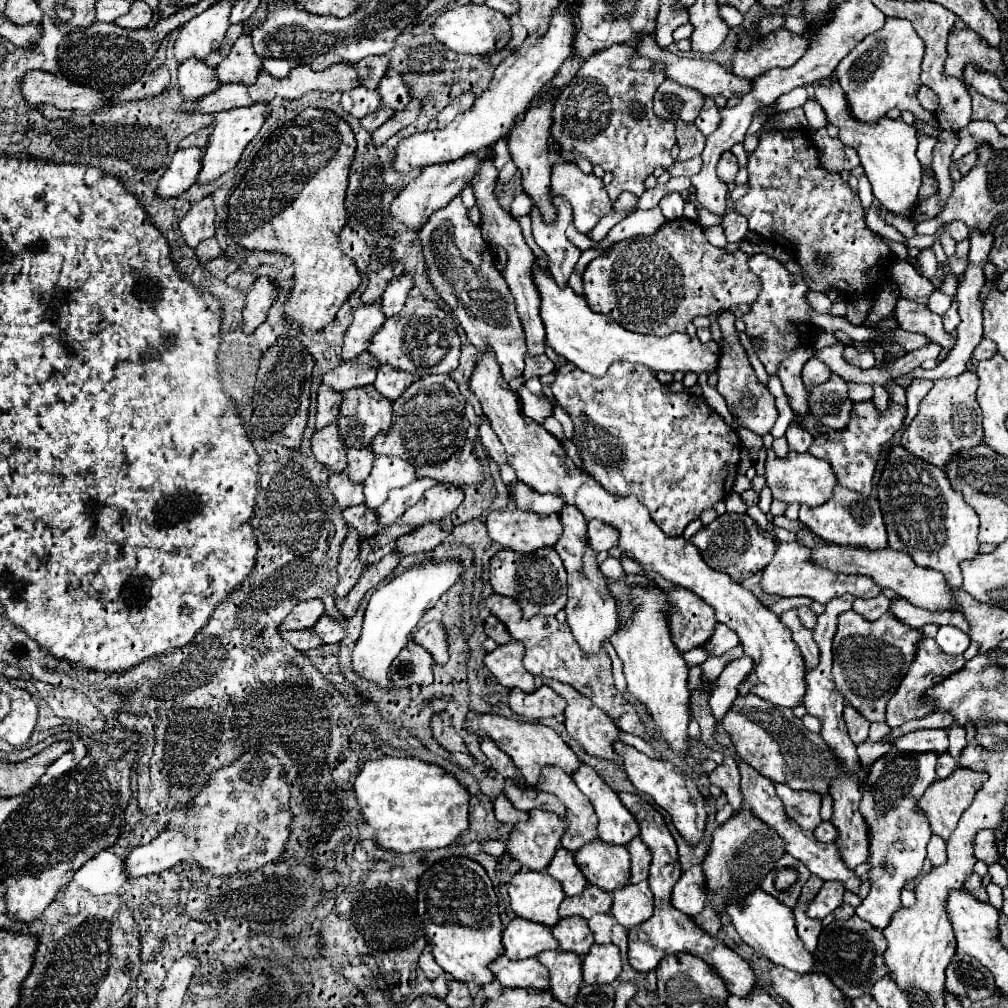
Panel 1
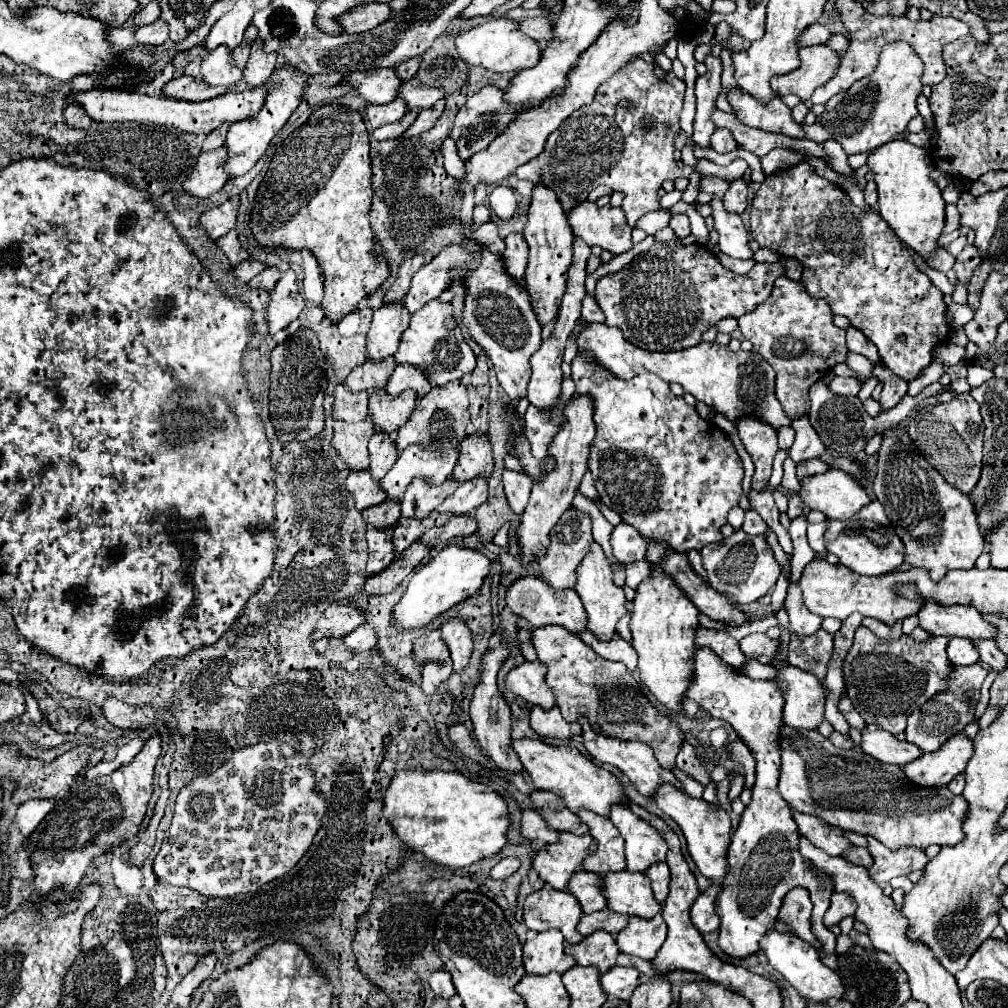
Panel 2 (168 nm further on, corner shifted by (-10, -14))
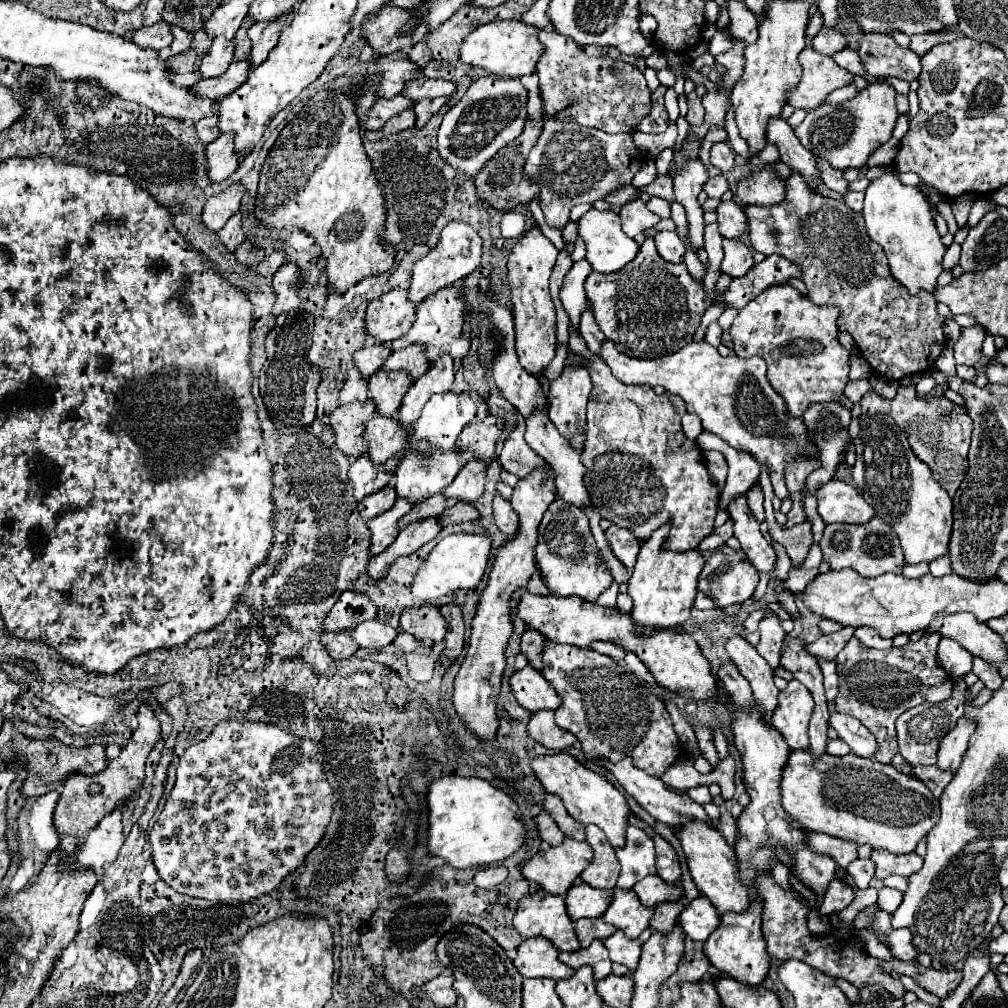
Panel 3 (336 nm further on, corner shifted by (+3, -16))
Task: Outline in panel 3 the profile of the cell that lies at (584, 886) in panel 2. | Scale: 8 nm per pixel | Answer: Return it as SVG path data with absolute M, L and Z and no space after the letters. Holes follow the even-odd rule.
M574 884L566 892L566 908L572 920L580 918L598 918L608 908L612 900L612 890L590 888L588 884Z

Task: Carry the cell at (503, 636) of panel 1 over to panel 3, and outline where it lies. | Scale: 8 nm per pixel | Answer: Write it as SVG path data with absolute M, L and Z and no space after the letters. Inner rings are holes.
M528 628L528 630L522 634L520 652L522 652L522 654L528 658L528 664L530 664L530 666L534 666L536 670L540 670L540 668L542 668L540 652L542 652L544 642L546 642L546 638L544 638L540 632L532 630L532 628Z

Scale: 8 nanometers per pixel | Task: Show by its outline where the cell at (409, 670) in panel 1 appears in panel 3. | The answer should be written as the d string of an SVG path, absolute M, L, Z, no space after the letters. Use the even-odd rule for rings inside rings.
M424 604L418 608L406 608L402 612L400 630L412 634L416 640L428 640L432 644L438 644L440 640L444 640L446 622L436 606Z

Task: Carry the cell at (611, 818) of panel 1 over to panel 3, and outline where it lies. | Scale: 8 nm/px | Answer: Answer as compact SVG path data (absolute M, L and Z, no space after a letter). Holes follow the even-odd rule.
M632 824L626 828L626 844L616 848L616 856L622 864L622 872L616 884L618 888L632 888L638 880L656 872L654 842Z

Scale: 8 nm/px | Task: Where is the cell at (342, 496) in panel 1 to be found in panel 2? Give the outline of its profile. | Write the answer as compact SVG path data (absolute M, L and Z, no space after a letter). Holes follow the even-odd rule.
M359 470L359 472L351 472L349 478L345 480L345 486L349 488L349 492L355 498L355 504L359 510L377 506L379 502L383 502L385 490L381 488L381 484L369 474L369 470Z

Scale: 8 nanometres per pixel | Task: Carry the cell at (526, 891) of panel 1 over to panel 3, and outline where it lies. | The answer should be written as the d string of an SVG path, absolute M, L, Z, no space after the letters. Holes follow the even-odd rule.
M548 894L542 900L534 900L532 896L520 898L512 922L522 938L544 936L558 950L580 948L562 896Z

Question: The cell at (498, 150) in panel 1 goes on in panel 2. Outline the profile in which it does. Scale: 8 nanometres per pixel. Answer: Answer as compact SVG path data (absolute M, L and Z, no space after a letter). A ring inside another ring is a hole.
M515 174L508 178L509 185L519 194L531 197L535 184L530 181L520 180Z

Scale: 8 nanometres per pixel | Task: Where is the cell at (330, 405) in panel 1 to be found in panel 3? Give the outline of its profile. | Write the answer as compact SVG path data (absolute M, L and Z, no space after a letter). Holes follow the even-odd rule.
M352 368L340 390L340 404L350 404L354 400L366 400L366 398L368 398L366 380L358 374L356 368Z

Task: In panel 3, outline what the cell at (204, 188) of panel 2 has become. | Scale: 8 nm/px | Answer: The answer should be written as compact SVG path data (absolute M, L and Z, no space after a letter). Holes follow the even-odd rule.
M220 134L206 146L206 168L210 182L222 182L238 168L232 134Z

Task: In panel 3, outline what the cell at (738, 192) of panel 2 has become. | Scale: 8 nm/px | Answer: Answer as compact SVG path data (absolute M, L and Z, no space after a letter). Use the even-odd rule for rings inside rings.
M722 200L716 208L720 234L726 238L738 238L746 230L746 214L734 200Z

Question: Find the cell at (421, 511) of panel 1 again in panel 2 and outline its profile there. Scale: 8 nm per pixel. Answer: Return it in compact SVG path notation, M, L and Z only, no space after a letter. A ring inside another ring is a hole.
M473 478L459 484L459 488L437 506L437 510L451 514L473 514L485 500L487 500L487 480Z

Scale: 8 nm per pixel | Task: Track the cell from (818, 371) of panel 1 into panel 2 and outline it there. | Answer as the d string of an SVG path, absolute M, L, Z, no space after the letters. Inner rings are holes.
M835 376L829 384L829 390L841 396L857 396L857 392L861 390L861 382L857 378L839 378Z

